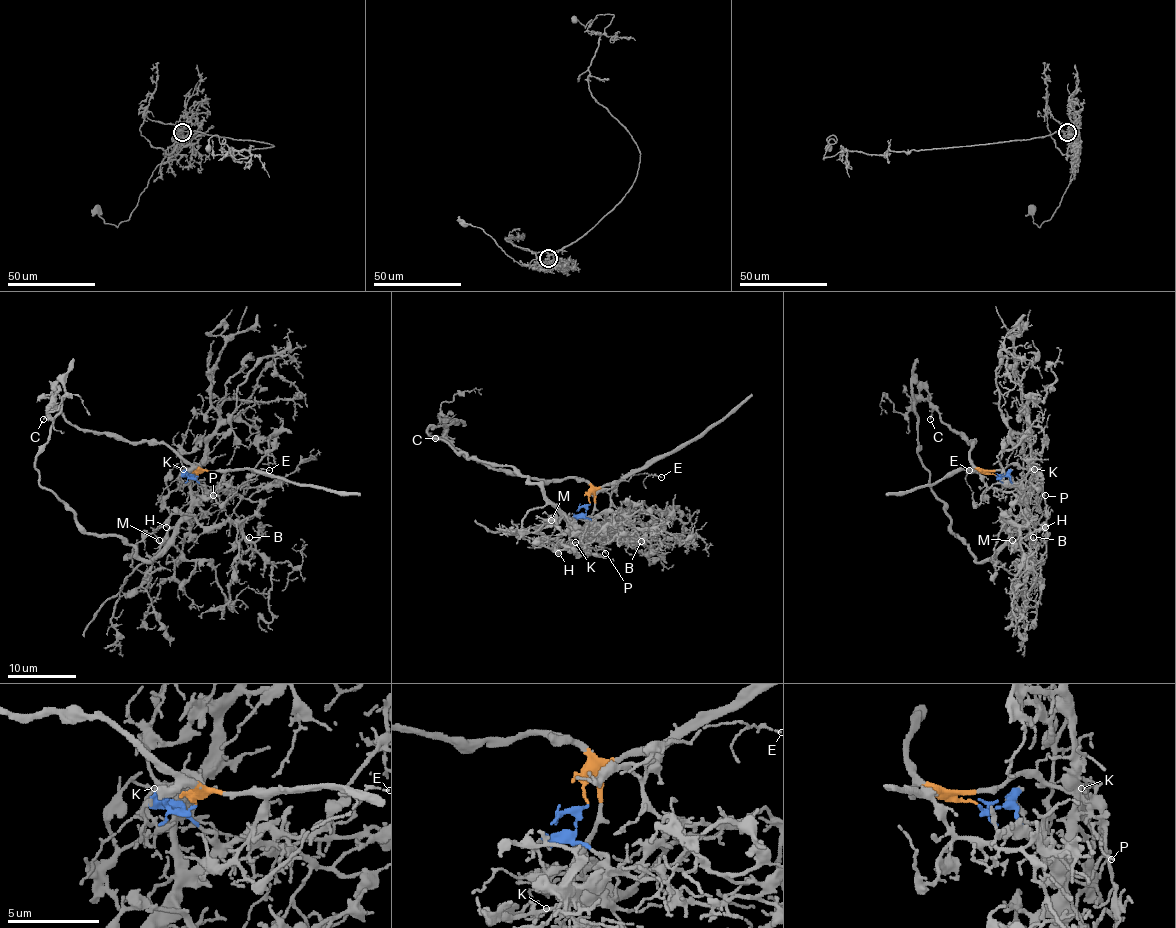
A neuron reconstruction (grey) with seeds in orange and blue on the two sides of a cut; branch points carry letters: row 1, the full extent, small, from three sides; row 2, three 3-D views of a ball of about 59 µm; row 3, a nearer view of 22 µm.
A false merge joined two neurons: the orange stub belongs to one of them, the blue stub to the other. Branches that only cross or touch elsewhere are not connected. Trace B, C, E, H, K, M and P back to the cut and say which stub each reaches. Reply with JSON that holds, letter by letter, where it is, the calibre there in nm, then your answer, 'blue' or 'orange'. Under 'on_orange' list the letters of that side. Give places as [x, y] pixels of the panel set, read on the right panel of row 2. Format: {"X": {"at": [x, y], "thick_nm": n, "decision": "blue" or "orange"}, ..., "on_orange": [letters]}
{"B": {"at": [1033, 537], "thick_nm": 110, "decision": "blue"}, "C": {"at": [930, 419], "thick_nm": 170, "decision": "orange"}, "E": {"at": [969, 470], "thick_nm": 90, "decision": "orange"}, "H": {"at": [1045, 527], "thick_nm": 80, "decision": "blue"}, "K": {"at": [1034, 469], "thick_nm": 110, "decision": "blue"}, "M": {"at": [1012, 540], "thick_nm": 140, "decision": "blue"}, "P": {"at": [1045, 495], "thick_nm": 110, "decision": "orange"}, "on_orange": ["C", "E", "P"]}

